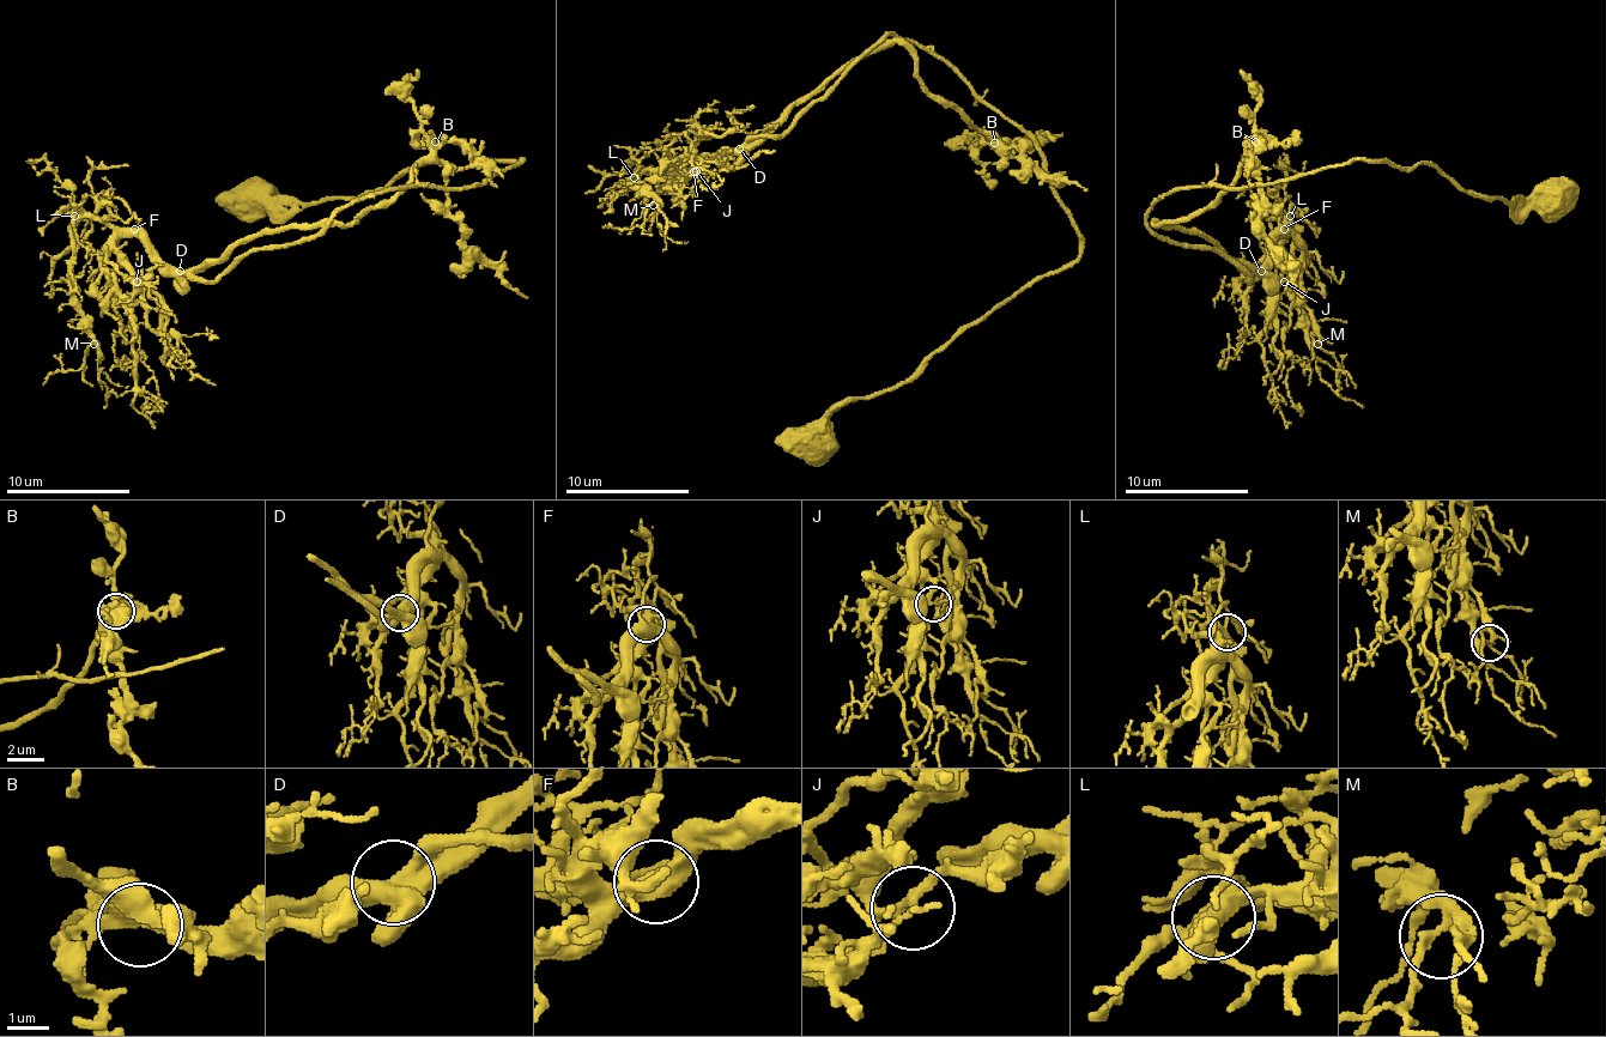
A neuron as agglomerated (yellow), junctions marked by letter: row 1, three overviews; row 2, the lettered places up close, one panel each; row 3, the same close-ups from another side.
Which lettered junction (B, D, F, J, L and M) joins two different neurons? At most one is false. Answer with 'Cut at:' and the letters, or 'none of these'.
Cut at: none of these

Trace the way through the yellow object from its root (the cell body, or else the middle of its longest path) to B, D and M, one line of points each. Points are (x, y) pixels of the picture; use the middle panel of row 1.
B: (814, 441), (842, 401), (898, 388), (1078, 255), (1044, 152), (941, 59), (892, 34), (914, 74), (994, 143)
D: (814, 441), (842, 401), (898, 388), (1062, 271), (1076, 224), (1044, 152), (895, 34), (740, 149)
M: (814, 441), (842, 401), (898, 388), (1078, 255), (1044, 152), (892, 34), (668, 189), (637, 180), (653, 205)

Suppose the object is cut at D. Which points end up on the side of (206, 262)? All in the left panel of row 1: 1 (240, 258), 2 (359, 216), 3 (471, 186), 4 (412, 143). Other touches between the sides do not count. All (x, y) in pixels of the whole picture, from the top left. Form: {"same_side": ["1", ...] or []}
{"same_side": ["2", "4"]}

